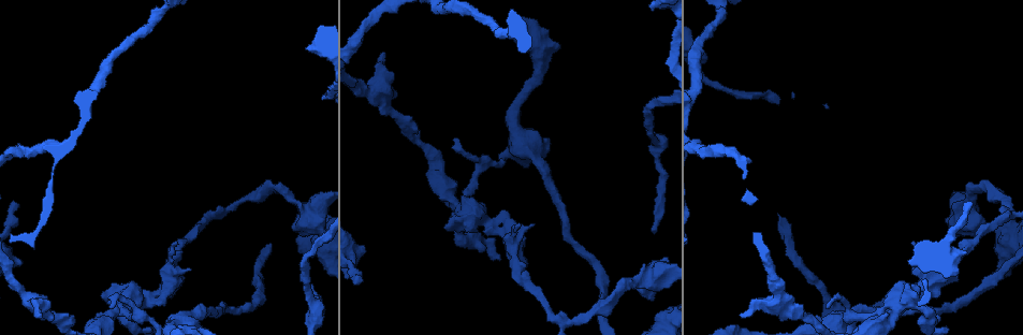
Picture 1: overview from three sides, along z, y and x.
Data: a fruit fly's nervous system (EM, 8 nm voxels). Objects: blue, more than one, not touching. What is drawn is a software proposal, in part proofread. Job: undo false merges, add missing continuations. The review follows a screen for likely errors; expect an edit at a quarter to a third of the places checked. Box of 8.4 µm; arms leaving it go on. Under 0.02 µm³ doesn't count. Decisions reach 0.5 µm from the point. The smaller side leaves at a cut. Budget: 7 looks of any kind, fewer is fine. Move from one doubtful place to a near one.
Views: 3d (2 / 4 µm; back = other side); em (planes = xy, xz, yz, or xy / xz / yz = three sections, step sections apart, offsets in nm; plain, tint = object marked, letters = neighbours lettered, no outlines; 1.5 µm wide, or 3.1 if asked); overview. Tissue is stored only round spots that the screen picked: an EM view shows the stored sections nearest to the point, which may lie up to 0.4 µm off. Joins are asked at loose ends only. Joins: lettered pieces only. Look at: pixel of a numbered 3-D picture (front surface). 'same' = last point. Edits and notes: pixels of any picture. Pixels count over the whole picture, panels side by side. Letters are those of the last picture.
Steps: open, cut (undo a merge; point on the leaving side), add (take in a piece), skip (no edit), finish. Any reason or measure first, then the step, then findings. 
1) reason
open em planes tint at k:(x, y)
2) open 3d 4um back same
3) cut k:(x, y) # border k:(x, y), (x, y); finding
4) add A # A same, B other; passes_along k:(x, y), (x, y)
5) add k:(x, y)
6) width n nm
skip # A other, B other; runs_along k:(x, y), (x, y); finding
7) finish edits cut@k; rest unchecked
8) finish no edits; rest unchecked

open em planes plain at 1:(458, 236)

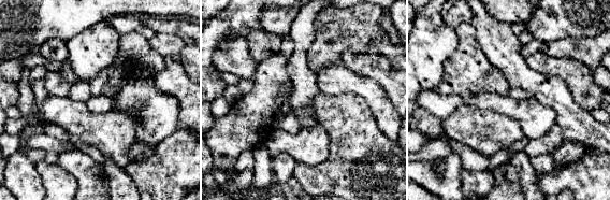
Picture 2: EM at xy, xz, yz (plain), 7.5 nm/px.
with the object marked
open em planes tint same

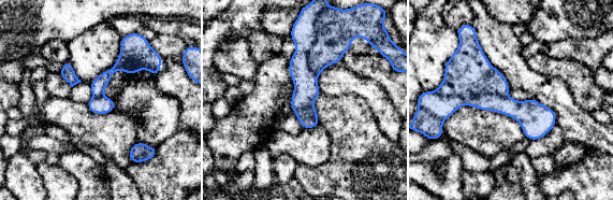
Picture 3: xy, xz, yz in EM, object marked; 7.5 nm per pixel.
see the neighbours
open em planes letters same

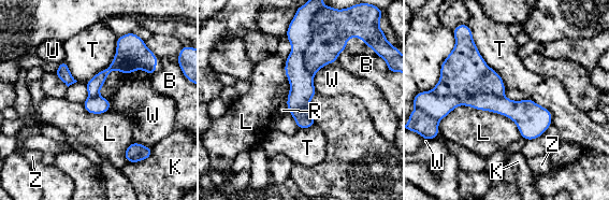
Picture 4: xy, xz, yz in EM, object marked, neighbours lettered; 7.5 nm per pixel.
longest_contact L 600 nm
cut 4:(445, 103) # B other, K other, L other, R other, T other, U other, W other, Z other; a second neuron is stuck on

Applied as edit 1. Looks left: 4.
branch stops here
open 3d 2um at 1:(652, 231)

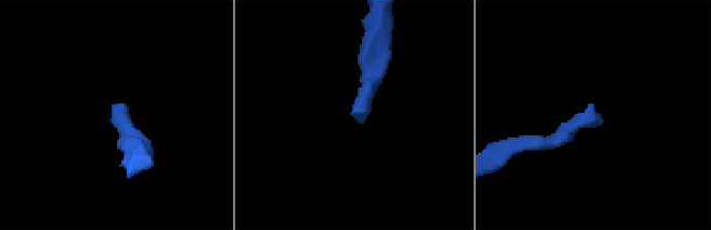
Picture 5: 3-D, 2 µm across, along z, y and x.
open em planes letters at 5:(361, 113)

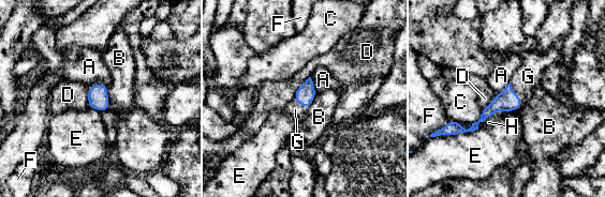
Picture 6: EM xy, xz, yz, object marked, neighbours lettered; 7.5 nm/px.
longest_contact E 260 nm
add G # A other, B other, C other, D other, E other, F other, G same, H other; passes_along 6:(507, 101), (514, 92), (528, 76); the neuron continues

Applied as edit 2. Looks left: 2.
free end
open 3d 4um at 1:(38, 314)

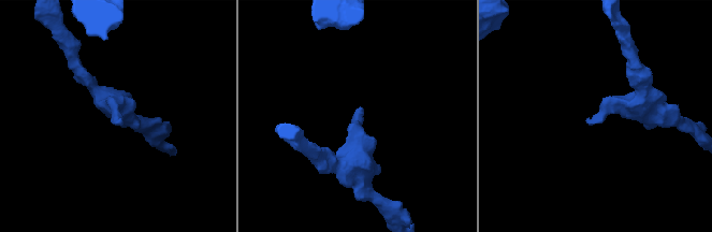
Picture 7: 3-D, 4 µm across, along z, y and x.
open em planes letters at 7:(588, 120)

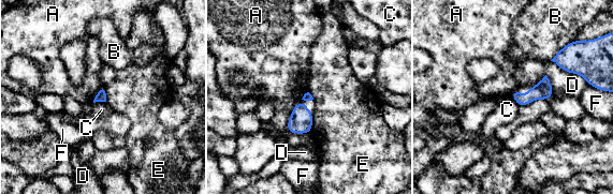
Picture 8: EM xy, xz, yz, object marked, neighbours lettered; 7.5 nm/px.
skip # A other, B other, C other, D other, E other, F other; border 8:(314, 116), (310, 132); none of them fits

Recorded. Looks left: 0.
finish edits cut@4, add@6; rest unchecked

